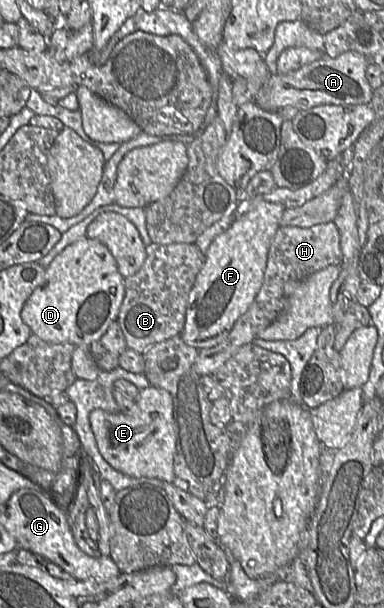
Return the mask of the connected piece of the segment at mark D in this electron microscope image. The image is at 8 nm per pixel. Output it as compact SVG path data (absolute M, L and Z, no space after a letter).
M82 237L46 267L43 281L25 301L20 316L32 334L45 342L89 346L116 322L125 295L124 283L110 250L96 239Z

